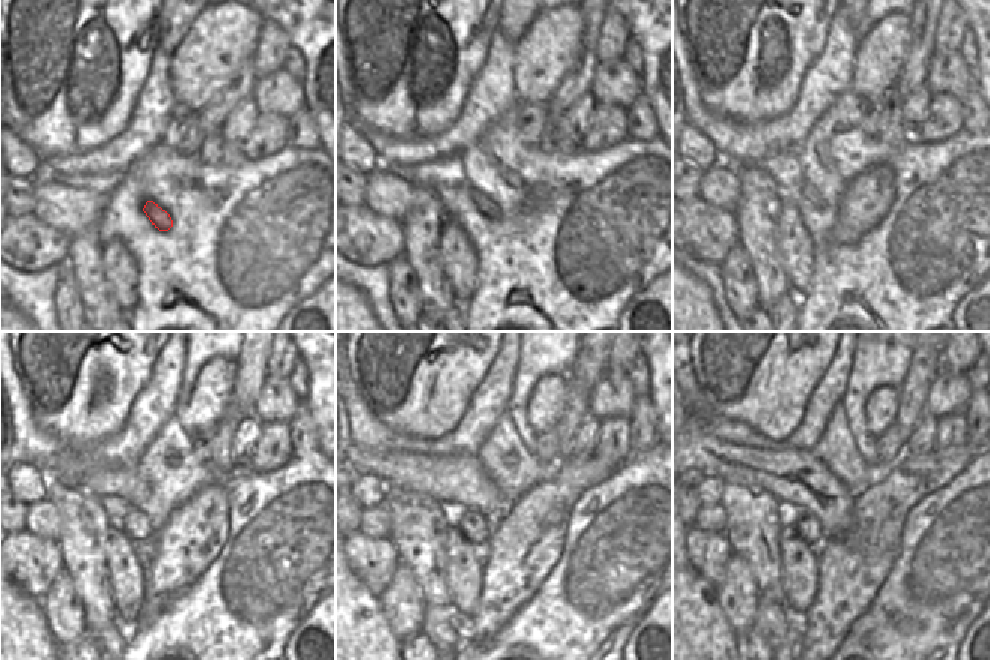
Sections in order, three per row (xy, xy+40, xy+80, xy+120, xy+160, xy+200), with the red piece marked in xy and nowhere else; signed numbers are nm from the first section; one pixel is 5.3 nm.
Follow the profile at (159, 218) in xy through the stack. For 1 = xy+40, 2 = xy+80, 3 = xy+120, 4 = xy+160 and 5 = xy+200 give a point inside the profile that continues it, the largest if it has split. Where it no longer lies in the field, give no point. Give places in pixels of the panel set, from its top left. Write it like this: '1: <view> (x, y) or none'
1: xy+40 (485, 204)
2: xy+80 (809, 192)
3: xy+120 (135, 525)
4: xy+160 (476, 530)
5: xy+200 (806, 524)

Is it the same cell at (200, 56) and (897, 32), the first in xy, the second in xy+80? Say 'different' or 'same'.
same

